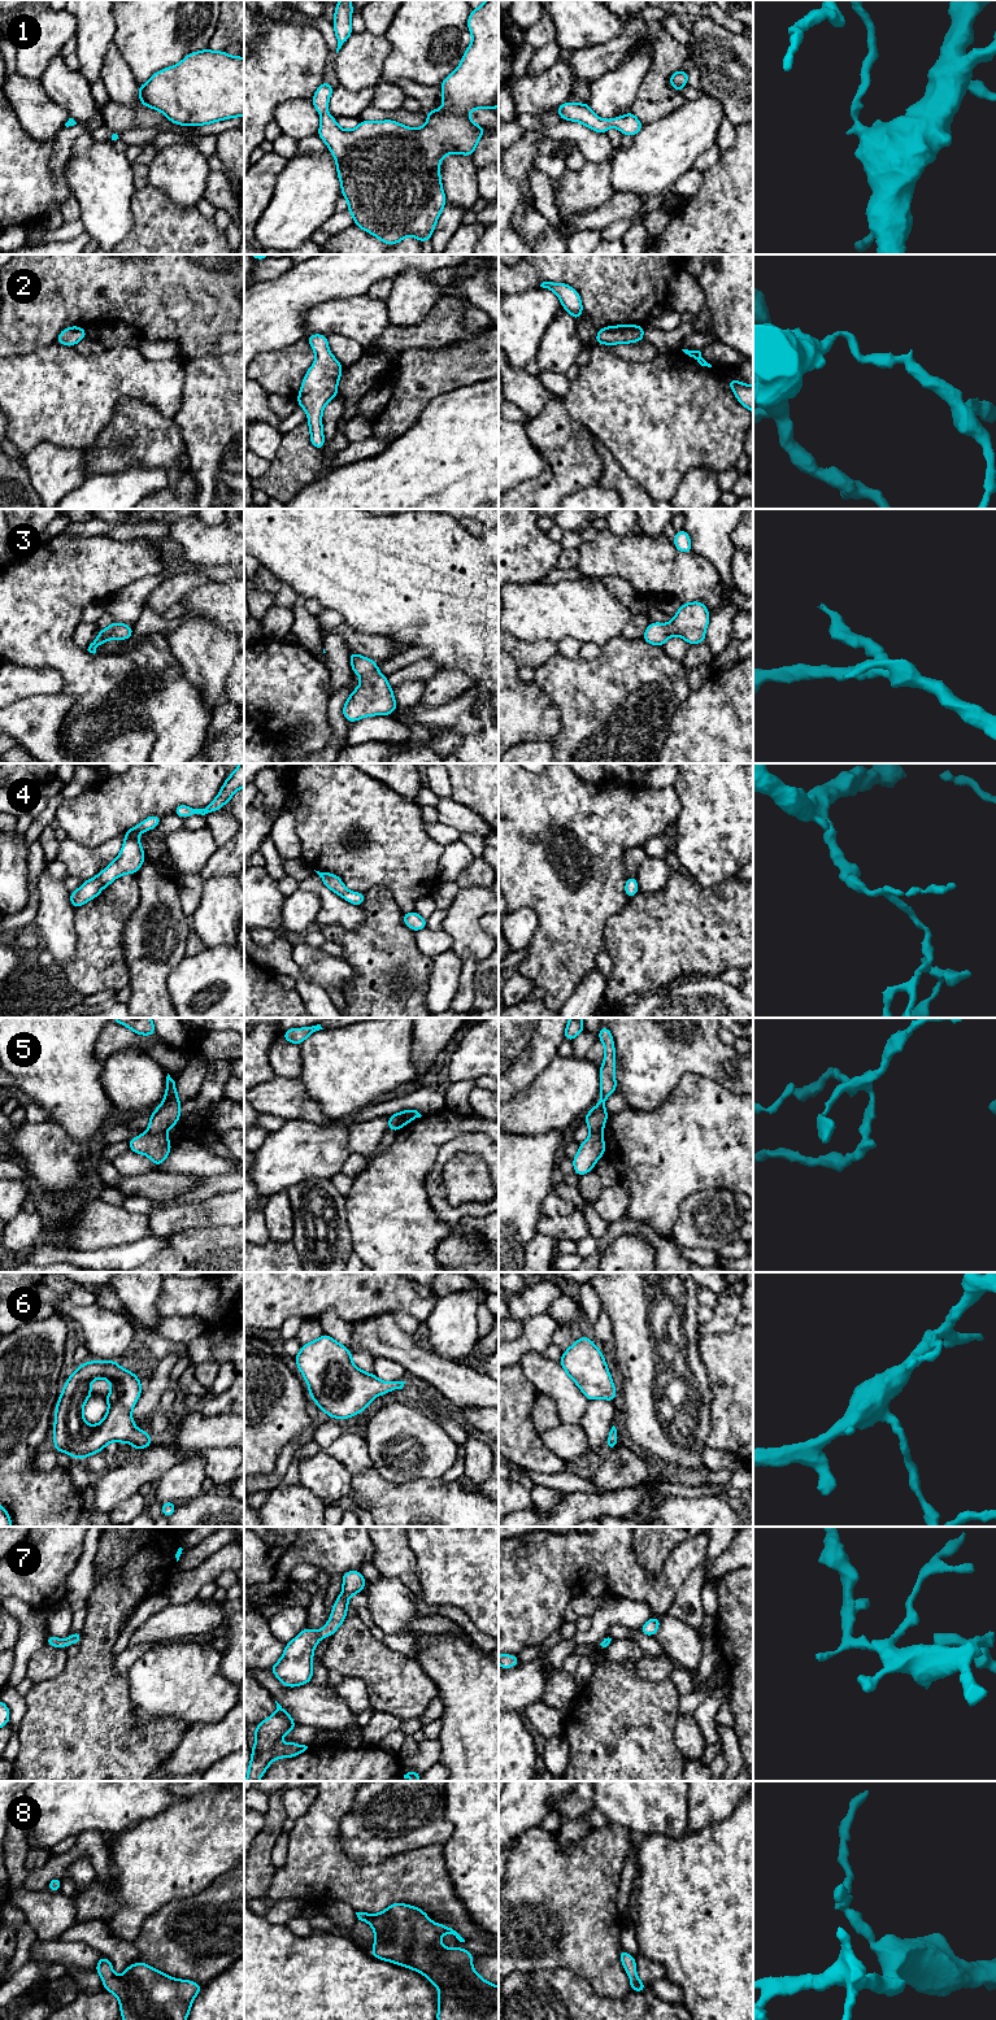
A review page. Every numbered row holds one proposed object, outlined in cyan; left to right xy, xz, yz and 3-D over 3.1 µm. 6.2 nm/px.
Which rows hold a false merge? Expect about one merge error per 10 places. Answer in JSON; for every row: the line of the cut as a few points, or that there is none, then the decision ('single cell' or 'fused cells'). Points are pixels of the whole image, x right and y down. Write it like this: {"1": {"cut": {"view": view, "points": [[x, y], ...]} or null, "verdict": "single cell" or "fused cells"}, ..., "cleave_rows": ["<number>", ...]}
{"1": {"cut": null, "verdict": "single cell"}, "2": {"cut": null, "verdict": "single cell"}, "3": {"cut": null, "verdict": "single cell"}, "4": {"cut": null, "verdict": "single cell"}, "5": {"cut": {"view": "xy", "points": [[148, 1130], [153, 1133], [164, 1133]]}, "verdict": "fused cells"}, "6": {"cut": null, "verdict": "single cell"}, "7": {"cut": null, "verdict": "single cell"}, "8": {"cut": null, "verdict": "single cell"}, "cleave_rows": ["5"]}

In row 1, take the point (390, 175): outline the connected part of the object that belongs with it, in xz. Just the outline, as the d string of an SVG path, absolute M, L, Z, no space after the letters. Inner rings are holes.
M486 0L479 8L471 9L466 25L473 42L464 52L458 68L439 84L444 108L426 112L427 123L421 129L384 119L360 121L355 130L347 131L327 113L334 87L322 79L313 95L312 103L321 114L317 135L336 161L342 196L348 201L347 210L353 216L356 226L387 245L397 244L405 236L416 236L421 244L431 240L447 203L440 161L449 153L471 157L486 127L475 125L469 118L469 110L495 110L499 106L499 0Z

